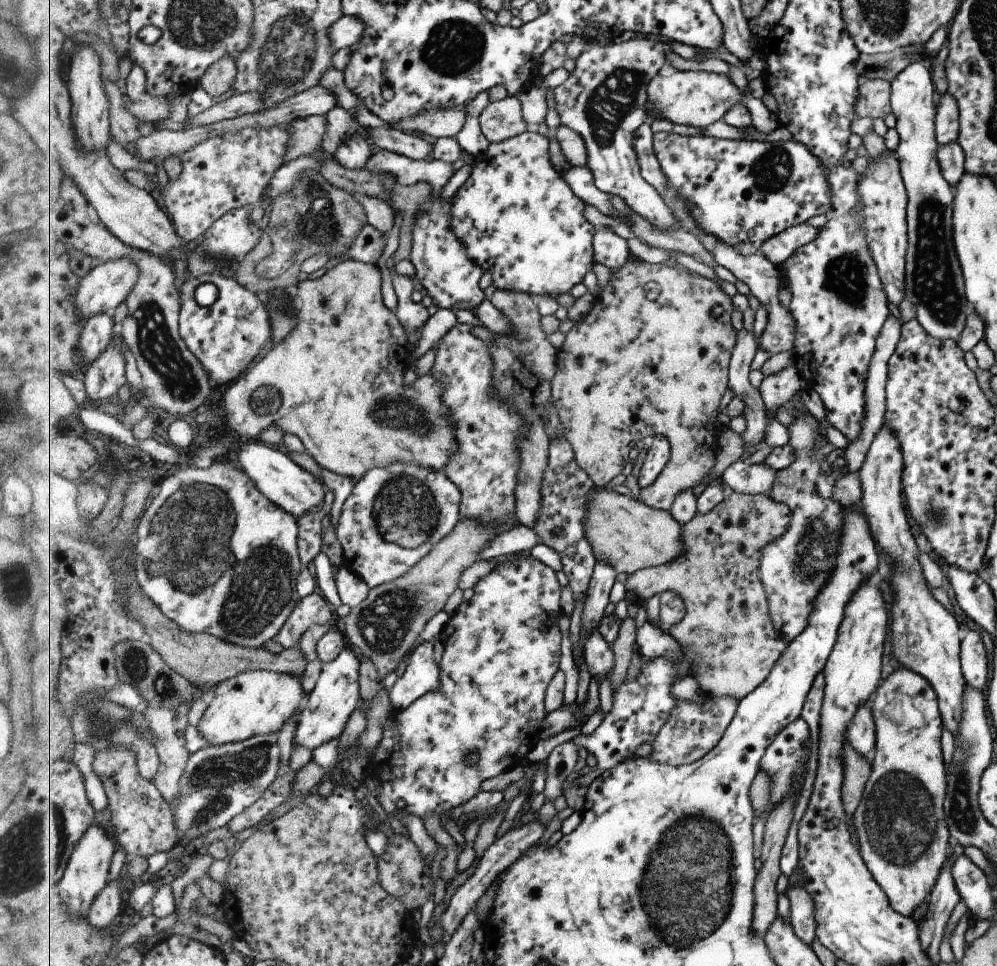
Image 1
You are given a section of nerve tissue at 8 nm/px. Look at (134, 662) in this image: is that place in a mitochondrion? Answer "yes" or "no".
yes

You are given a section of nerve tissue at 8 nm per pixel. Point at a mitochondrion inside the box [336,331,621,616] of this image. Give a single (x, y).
(405, 512)

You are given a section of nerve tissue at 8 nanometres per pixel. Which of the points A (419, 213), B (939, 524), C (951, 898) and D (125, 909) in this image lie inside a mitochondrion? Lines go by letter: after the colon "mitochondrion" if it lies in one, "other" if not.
A: other
B: mitochondrion
C: other
D: other

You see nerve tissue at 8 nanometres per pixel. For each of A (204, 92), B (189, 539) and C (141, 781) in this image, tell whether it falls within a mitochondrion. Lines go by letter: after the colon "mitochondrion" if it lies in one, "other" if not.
A: other
B: mitochondrion
C: other

